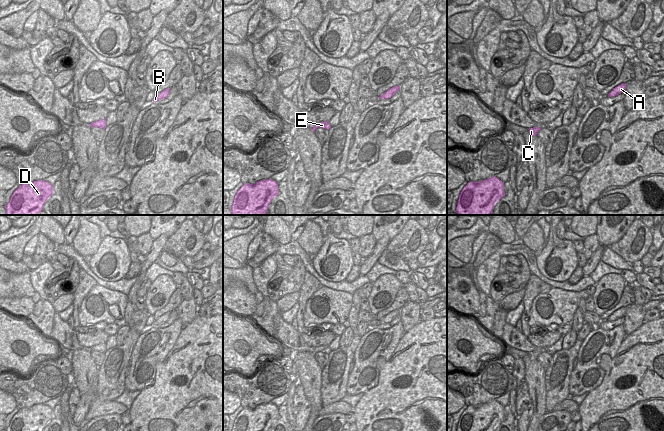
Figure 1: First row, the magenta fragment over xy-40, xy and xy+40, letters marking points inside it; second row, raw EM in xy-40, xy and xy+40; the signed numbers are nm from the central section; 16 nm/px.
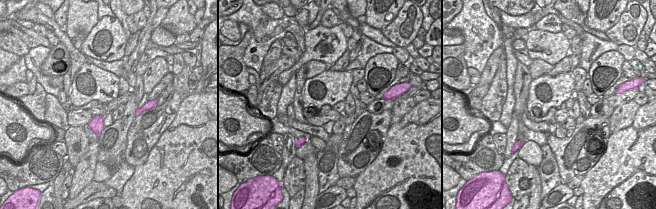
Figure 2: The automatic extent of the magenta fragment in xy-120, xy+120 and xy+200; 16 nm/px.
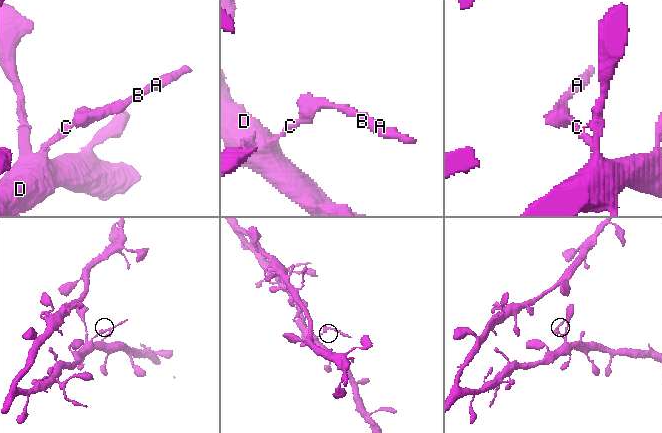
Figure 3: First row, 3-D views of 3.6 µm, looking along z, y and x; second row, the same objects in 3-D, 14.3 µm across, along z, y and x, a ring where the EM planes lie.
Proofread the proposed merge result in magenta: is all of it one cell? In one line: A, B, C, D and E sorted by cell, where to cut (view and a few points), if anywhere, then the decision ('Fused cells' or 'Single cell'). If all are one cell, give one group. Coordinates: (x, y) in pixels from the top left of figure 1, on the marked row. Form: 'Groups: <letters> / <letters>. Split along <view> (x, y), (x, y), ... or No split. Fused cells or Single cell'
Groups: A B E / C D. Split along xy (313, 127), (315, 129). Fused cells

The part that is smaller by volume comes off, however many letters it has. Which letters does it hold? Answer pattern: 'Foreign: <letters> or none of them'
Foreign: A, B, E

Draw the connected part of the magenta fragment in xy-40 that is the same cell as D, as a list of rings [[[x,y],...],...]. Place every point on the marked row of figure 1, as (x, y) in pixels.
[[[47,181],[19,185],[5,205],[6,215],[38,215],[52,194],[53,185]]]

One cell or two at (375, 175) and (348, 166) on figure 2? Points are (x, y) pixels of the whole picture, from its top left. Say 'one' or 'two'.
two

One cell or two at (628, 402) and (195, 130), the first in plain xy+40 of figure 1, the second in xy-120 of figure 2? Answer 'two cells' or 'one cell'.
one cell

